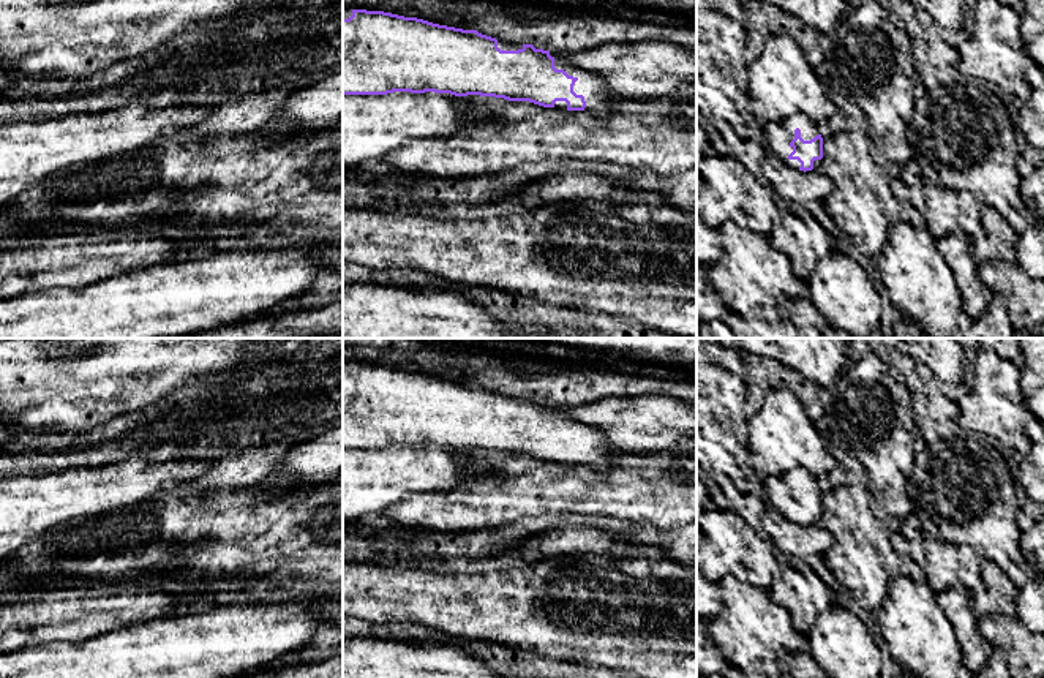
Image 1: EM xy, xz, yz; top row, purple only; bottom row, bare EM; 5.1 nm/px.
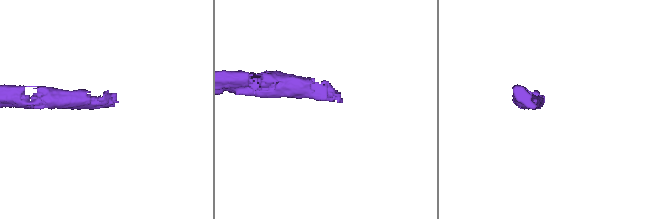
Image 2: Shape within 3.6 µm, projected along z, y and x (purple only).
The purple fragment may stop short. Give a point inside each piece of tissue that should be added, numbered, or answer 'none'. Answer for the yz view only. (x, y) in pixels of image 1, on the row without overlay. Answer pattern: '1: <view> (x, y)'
1: yz (777, 489)

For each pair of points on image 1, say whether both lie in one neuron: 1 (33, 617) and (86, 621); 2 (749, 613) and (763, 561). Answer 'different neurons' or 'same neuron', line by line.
1: same neuron
2: different neurons

